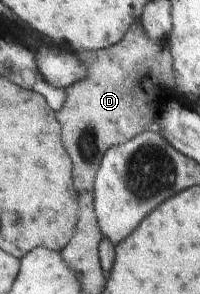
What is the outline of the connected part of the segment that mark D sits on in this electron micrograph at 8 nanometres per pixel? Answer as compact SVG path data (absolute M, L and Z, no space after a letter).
M141 21L131 25L124 39L119 44L103 50L77 51L78 57L88 68L88 75L84 81L66 88L67 102L57 112L58 121L62 124L63 144L73 161L73 176L75 188L79 194L95 190L95 179L104 156L111 147L118 147L128 143L138 134L144 132L148 123L156 122L161 105L166 97L178 98L178 83L175 80L174 58L168 40L155 42L147 36Z

